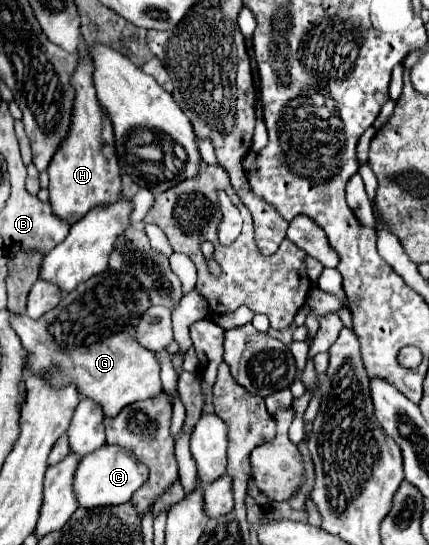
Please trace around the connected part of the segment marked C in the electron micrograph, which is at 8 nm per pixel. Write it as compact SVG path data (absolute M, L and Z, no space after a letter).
M104 444L100 450L94 450L92 454L86 454L76 470L74 478L74 490L78 496L78 504L84 508L94 506L114 506L124 504L132 498L132 494L148 480L148 466L136 462L132 454L124 454L120 446Z

